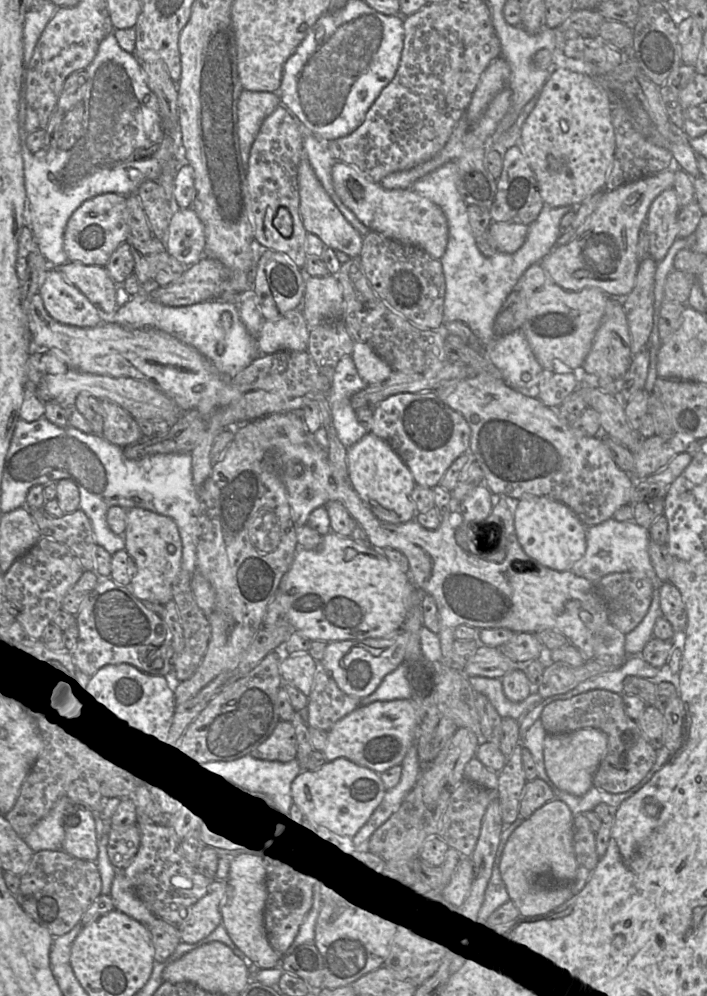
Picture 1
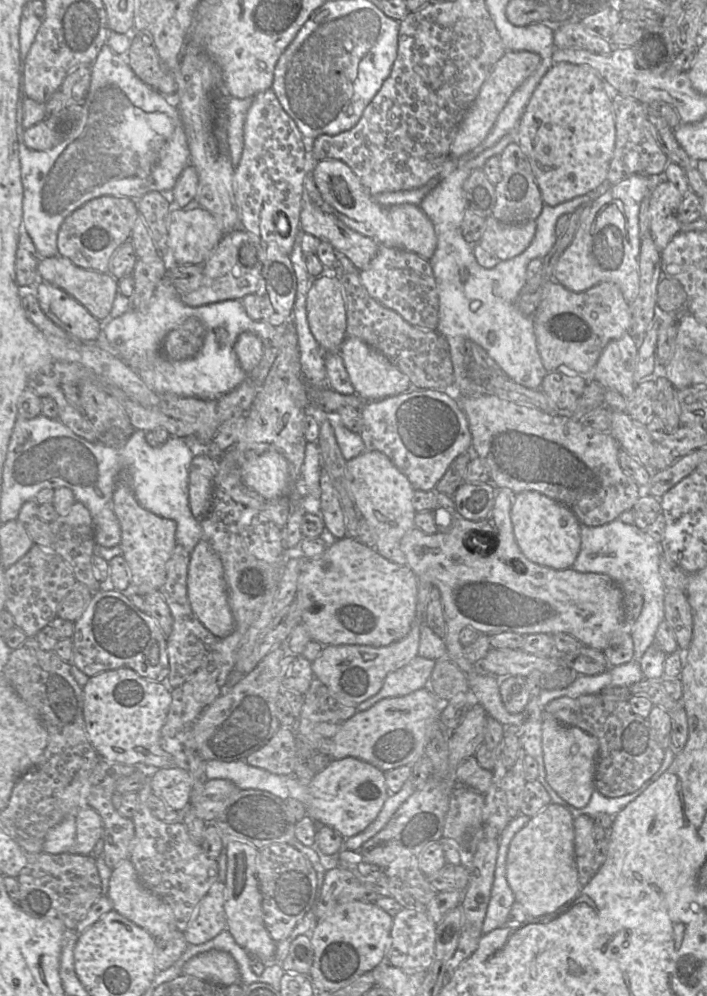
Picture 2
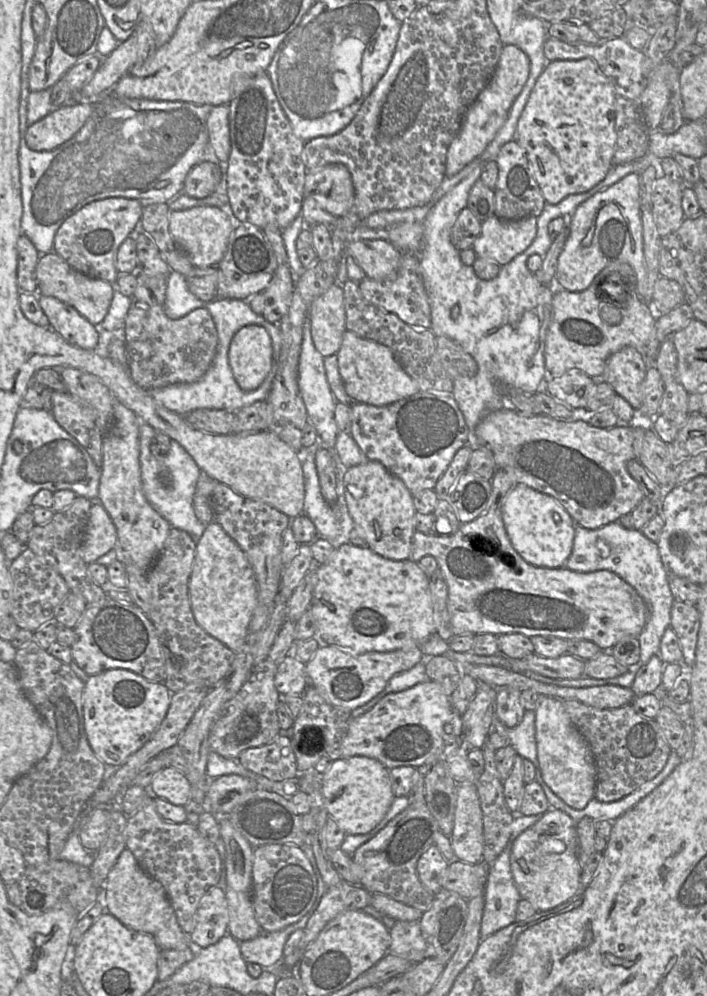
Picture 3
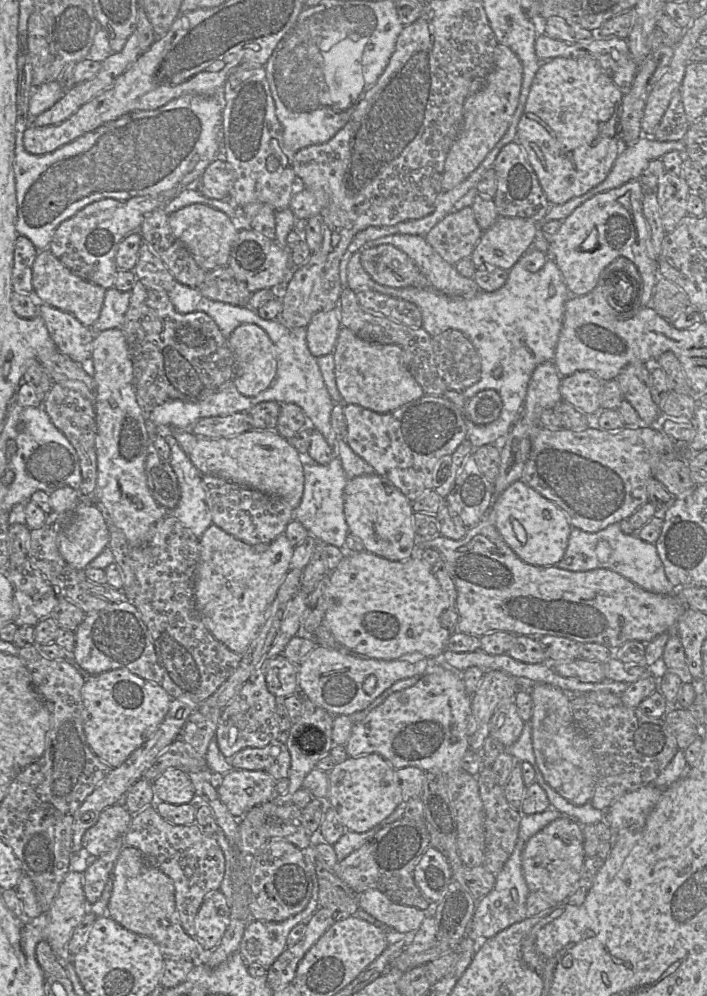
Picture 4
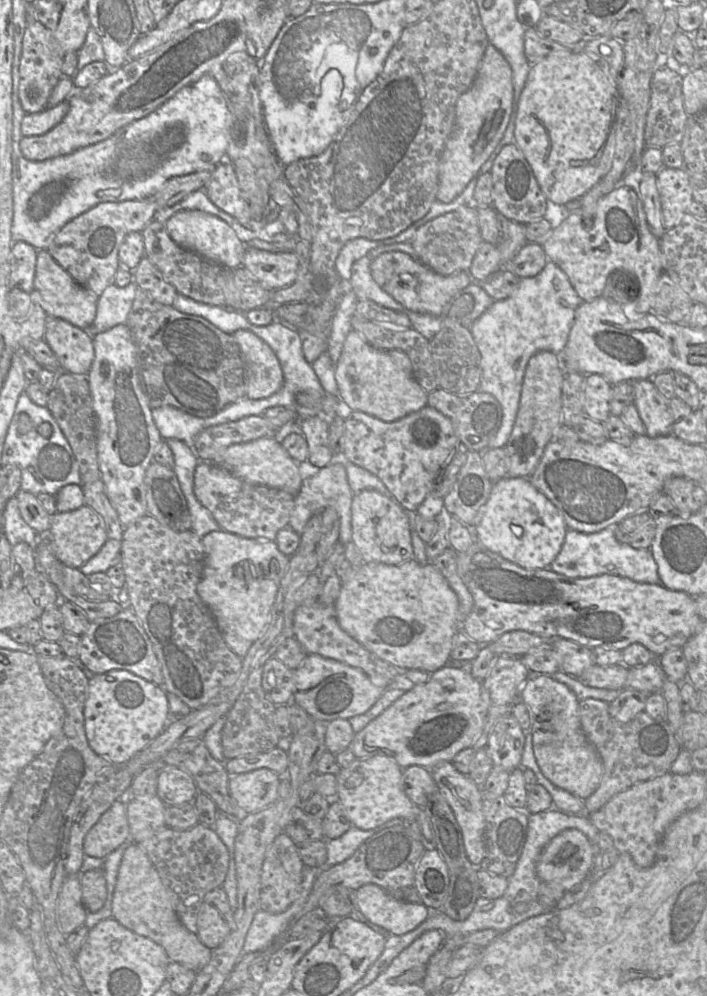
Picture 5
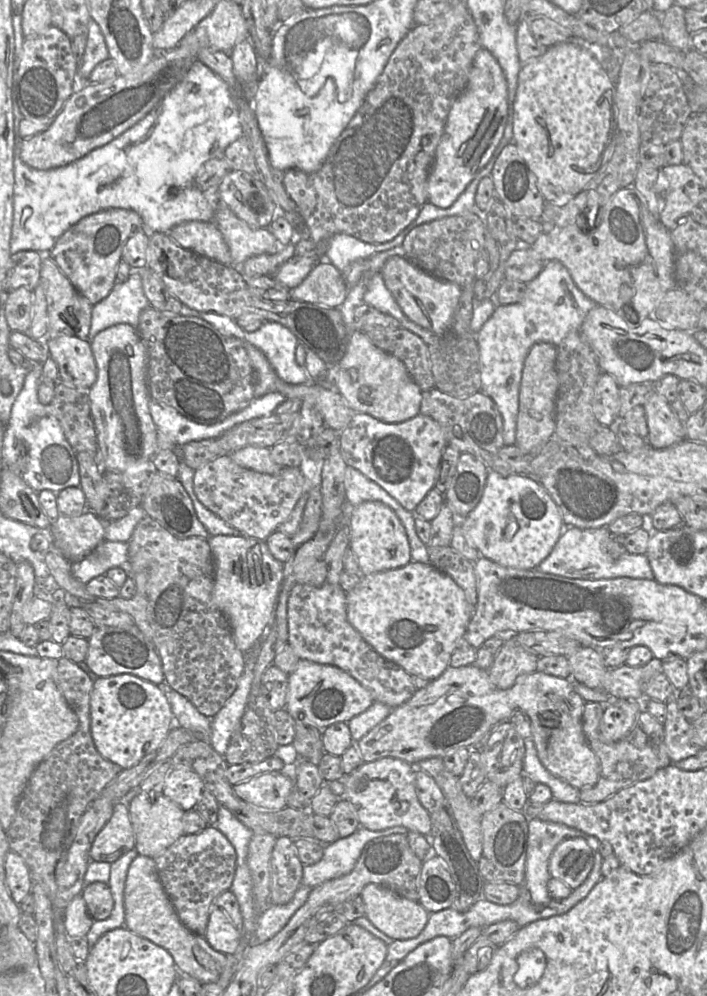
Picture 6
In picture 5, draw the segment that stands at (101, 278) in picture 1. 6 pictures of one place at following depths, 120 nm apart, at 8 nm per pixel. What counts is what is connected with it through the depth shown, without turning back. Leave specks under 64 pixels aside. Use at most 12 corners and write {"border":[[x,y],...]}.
{"border":[[39,250],[35,290],[48,318],[87,330],[99,296]]}

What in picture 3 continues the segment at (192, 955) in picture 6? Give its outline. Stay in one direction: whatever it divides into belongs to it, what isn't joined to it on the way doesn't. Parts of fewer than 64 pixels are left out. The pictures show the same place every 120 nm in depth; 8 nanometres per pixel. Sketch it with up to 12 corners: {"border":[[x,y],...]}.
{"border":[[128,848],[110,870],[105,911],[153,936],[190,947],[165,888]]}

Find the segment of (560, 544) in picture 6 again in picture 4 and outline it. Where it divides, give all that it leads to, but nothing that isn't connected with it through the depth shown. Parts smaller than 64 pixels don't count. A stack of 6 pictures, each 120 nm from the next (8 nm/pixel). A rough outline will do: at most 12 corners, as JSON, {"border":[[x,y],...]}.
{"border":[[572,527],[556,566],[609,569],[649,592],[677,595],[655,543]]}

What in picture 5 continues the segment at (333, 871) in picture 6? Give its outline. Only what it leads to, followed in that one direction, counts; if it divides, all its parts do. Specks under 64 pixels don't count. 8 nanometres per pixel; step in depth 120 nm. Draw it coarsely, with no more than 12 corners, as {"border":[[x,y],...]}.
{"border":[[395,818],[372,830],[352,827],[325,840],[327,861],[318,871],[346,861],[367,839],[393,826]]}

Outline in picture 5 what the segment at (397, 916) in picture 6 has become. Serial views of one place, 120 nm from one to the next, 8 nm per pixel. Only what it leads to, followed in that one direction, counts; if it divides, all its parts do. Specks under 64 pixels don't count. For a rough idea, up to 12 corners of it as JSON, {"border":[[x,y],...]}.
{"border":[[375,884],[356,890],[357,909],[401,936],[429,917]]}

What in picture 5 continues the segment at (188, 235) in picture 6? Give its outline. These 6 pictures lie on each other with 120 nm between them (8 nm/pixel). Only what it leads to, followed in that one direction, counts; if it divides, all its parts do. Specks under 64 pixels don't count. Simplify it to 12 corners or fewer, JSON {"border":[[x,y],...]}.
{"border":[[183,210],[165,224],[178,245],[229,269],[247,245],[223,220]]}

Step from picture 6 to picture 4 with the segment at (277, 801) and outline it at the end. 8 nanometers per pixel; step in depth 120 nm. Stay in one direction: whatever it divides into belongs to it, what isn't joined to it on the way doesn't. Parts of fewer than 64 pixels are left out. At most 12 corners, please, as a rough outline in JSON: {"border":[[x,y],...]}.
{"border":[[232,769],[217,792],[235,818],[275,799],[277,780]]}

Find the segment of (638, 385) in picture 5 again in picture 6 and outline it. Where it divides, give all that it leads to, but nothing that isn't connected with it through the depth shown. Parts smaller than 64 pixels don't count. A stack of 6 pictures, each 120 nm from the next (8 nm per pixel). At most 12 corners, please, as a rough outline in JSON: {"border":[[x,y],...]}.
{"border":[[658,393],[643,407],[652,448],[685,439],[684,423]]}

